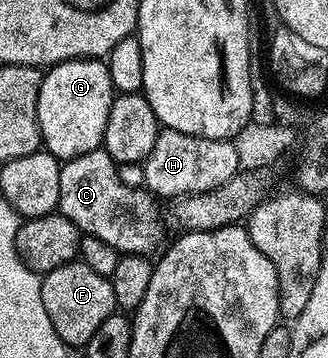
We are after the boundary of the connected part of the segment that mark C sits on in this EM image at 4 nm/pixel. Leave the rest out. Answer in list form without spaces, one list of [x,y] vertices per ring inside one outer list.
[[[102,146],[89,154],[62,161],[58,215],[69,218],[82,235],[101,238],[121,254],[150,253],[159,236],[159,224],[161,228],[160,215],[158,218],[155,214],[156,201],[146,187],[125,186],[118,177],[118,168],[119,165]]]

